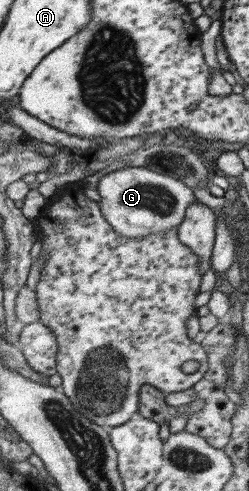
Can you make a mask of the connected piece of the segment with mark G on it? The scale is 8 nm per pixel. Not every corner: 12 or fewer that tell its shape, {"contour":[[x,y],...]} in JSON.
{"contour":[[125,166],[98,179],[101,215],[129,239],[169,231],[183,181]]}

